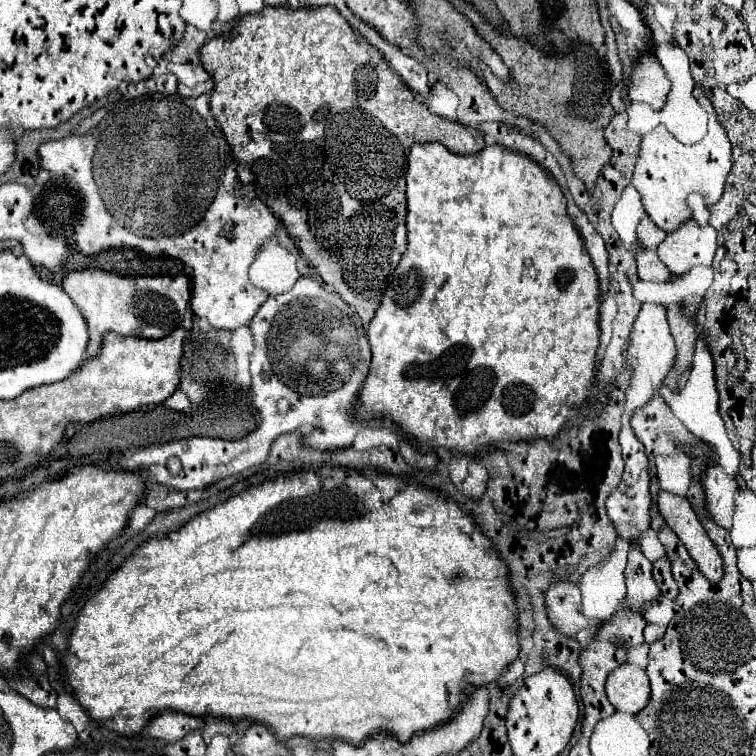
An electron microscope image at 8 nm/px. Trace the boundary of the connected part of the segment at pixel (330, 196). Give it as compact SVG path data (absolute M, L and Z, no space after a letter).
M264 6L260 12L242 16L238 20L238 24L228 34L220 34L218 38L210 38L200 48L200 60L202 60L204 70L214 80L214 90L212 90L212 96L210 96L210 108L212 108L214 118L222 126L222 132L224 132L230 148L232 148L232 156L236 160L238 180L244 186L252 184L254 190L256 190L256 196L274 212L276 218L280 218L284 222L290 238L302 250L302 254L306 254L308 262L322 276L324 284L332 286L340 294L340 298L362 318L362 322L370 322L374 318L378 306L380 306L380 300L384 296L384 290L388 286L390 276L394 274L402 254L406 252L406 194L404 192L406 192L406 158L408 158L406 154L410 152L410 146L414 142L418 142L418 144L442 142L454 154L476 154L484 148L484 134L478 132L478 130L472 130L472 128L464 128L462 124L450 122L446 118L430 114L426 104L416 102L414 94L390 70L386 60L380 56L380 52L376 48L372 48L360 34L356 34L348 26L348 22L338 14L338 10L332 8L332 6L320 6L320 8Z

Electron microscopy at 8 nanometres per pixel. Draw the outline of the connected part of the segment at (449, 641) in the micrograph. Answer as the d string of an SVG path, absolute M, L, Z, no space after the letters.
M318 468L318 470L310 470L306 474L292 474L292 476L278 476L276 480L264 482L256 488L250 488L246 492L242 492L240 496L232 496L228 502L214 506L212 510L202 512L200 516L192 518L188 524L184 524L180 530L170 532L166 536L160 538L150 538L144 546L136 548L136 552L128 558L128 562L118 568L114 574L110 574L110 578L104 582L102 590L86 602L86 606L82 608L80 616L78 616L78 626L72 630L70 636L70 648L68 648L68 656L64 660L66 666L66 684L72 688L72 692L76 694L78 702L86 708L86 712L92 716L92 720L107 730L113 732L117 736L130 736L130 734L139 735L144 728L144 722L148 722L150 718L154 718L156 714L164 712L164 710L178 710L184 714L192 714L192 716L218 716L218 718L232 718L232 720L240 720L240 718L248 718L260 724L268 724L276 736L280 740L288 740L294 734L300 736L312 736L312 738L342 738L346 742L352 744L360 744L364 738L368 738L374 732L380 730L388 730L394 732L398 736L400 742L408 742L414 734L424 732L436 724L442 724L446 720L450 720L456 712L456 708L460 706L460 702L466 696L466 690L470 690L472 686L482 686L482 684L490 684L494 680L498 680L506 666L518 656L518 624L516 624L516 604L514 604L514 594L510 588L510 578L508 578L508 568L506 564L500 560L498 552L492 548L490 540L486 540L486 536L482 536L482 532L478 530L478 526L474 524L474 520L468 516L466 510L462 510L456 502L446 500L438 494L434 494L432 490L426 490L402 476L392 476L392 474L380 474L376 470L352 470L352 468Z

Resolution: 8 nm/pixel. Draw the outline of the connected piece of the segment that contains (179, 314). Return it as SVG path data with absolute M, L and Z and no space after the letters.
M82 268L82 270L70 270L66 272L62 280L64 292L70 296L70 300L78 306L82 312L86 324L88 324L88 348L86 358L94 358L100 350L102 336L106 332L114 332L118 336L138 336L138 338L164 338L172 334L176 328L180 328L184 312L188 308L190 300L190 280L184 274L178 276L118 276L114 272L106 272L100 268Z

